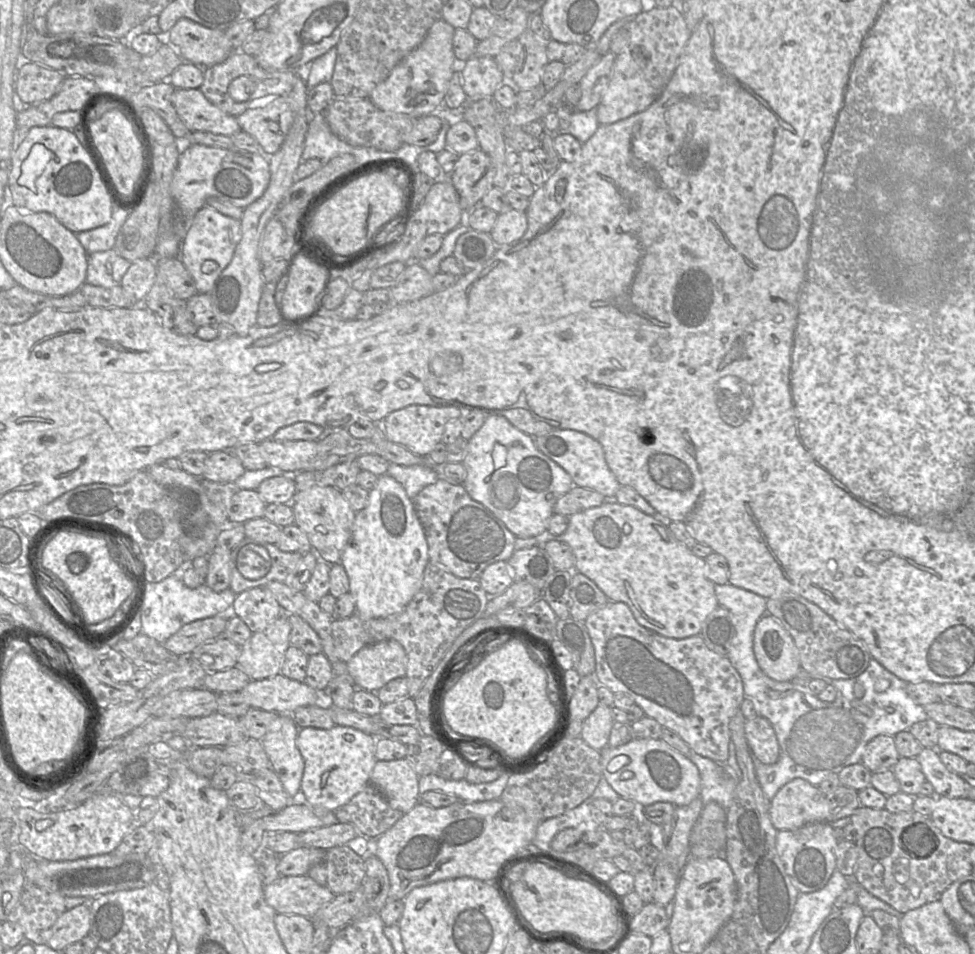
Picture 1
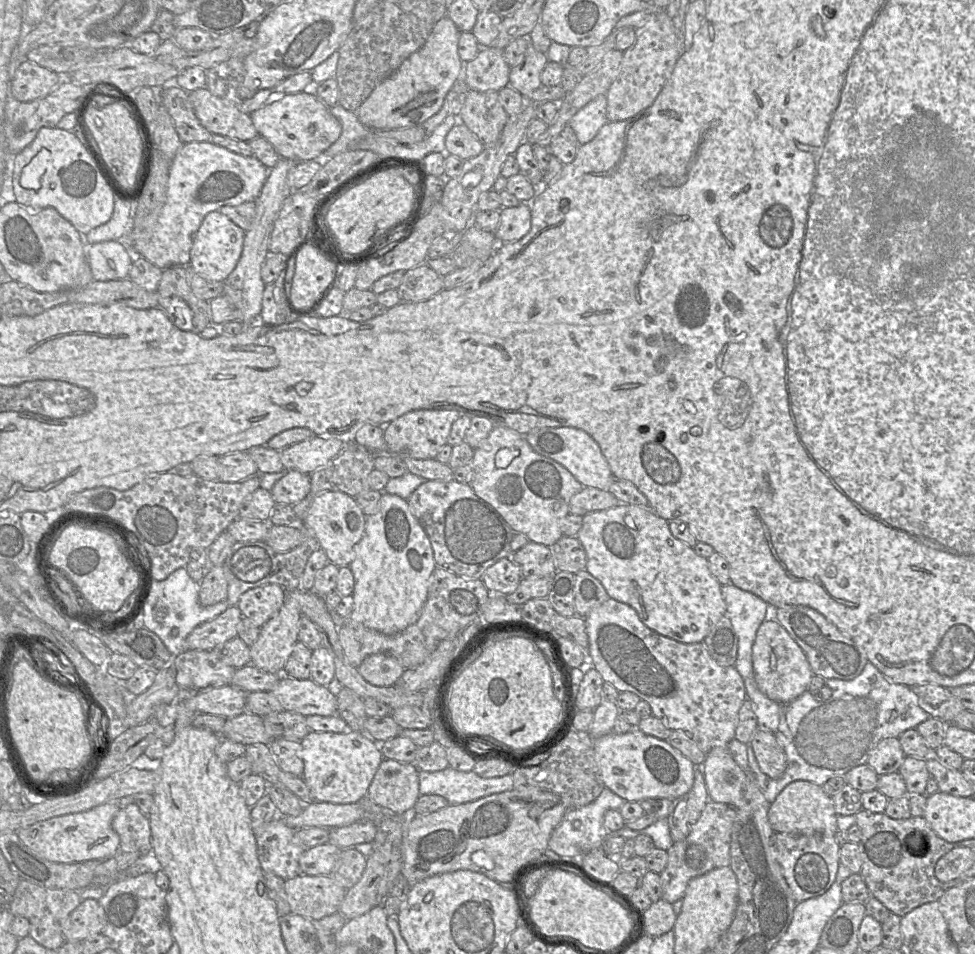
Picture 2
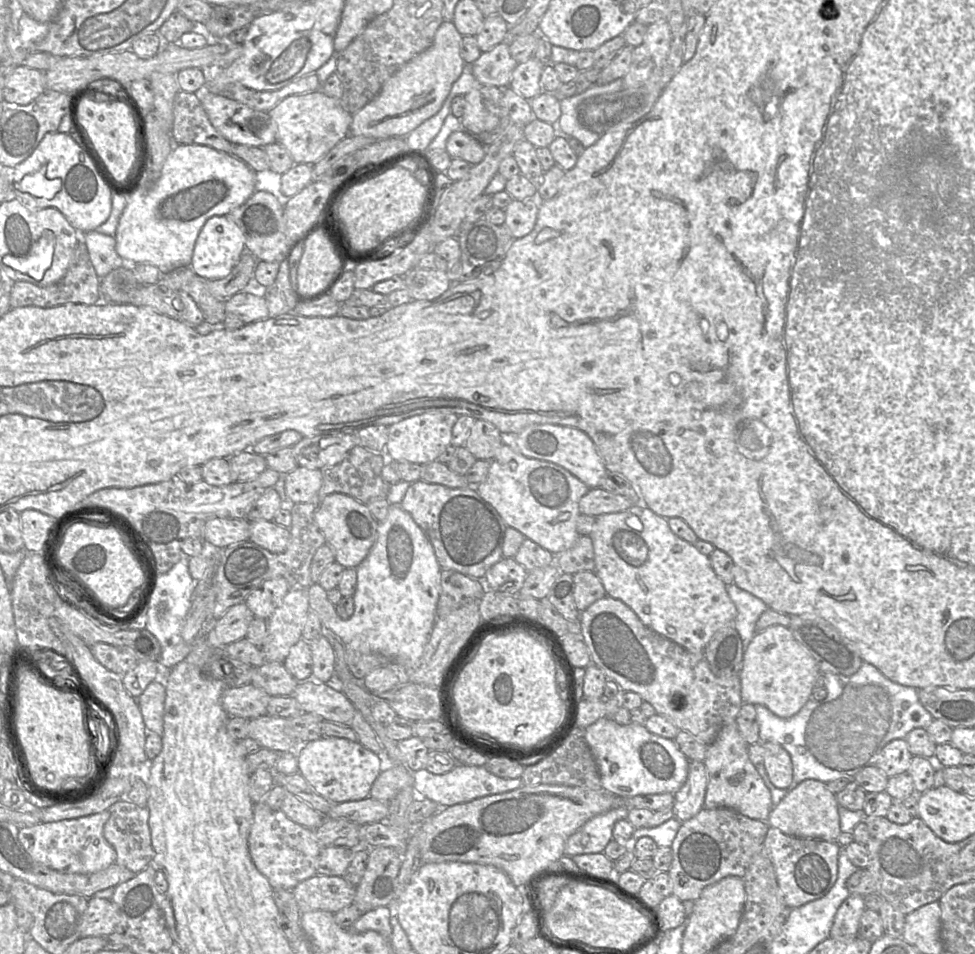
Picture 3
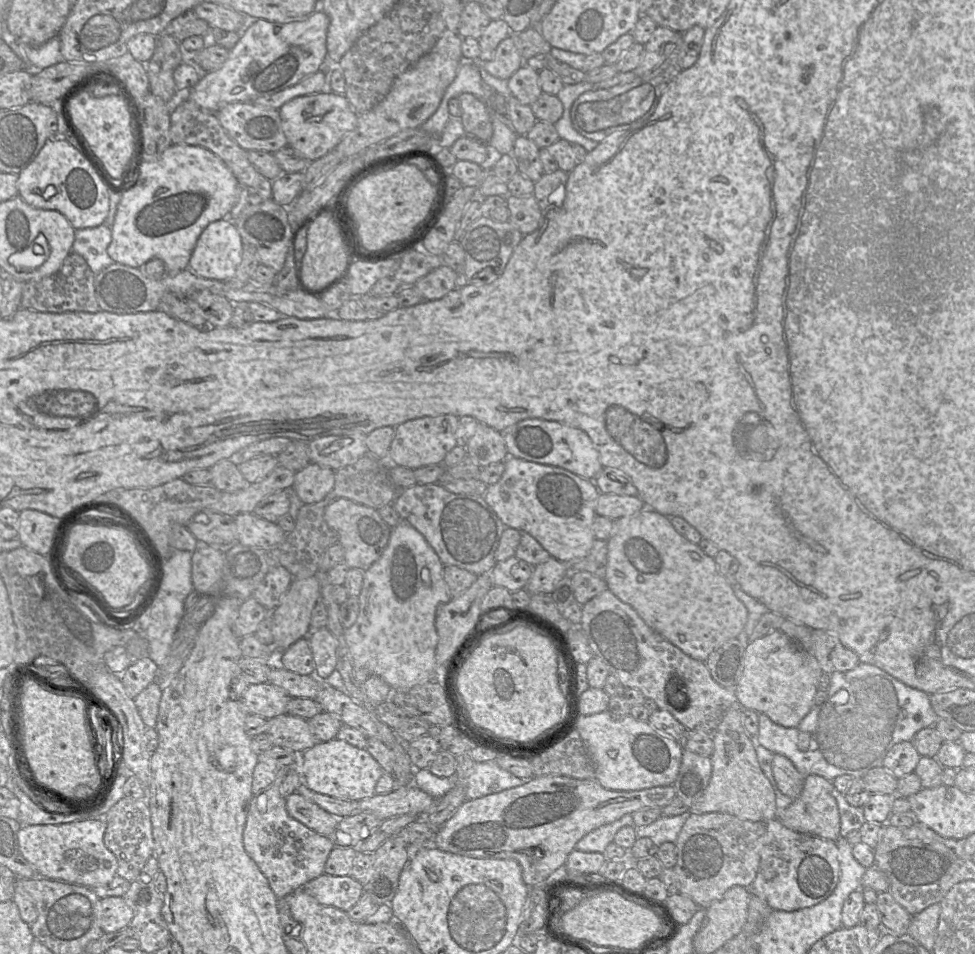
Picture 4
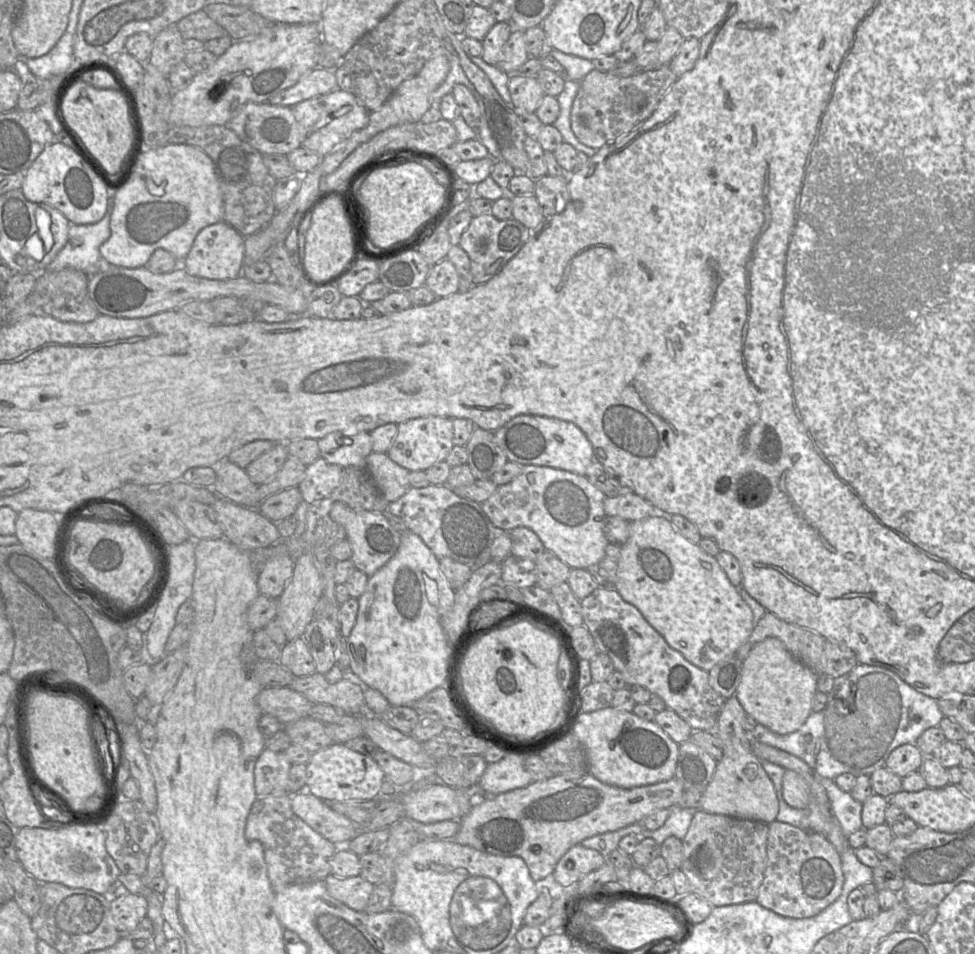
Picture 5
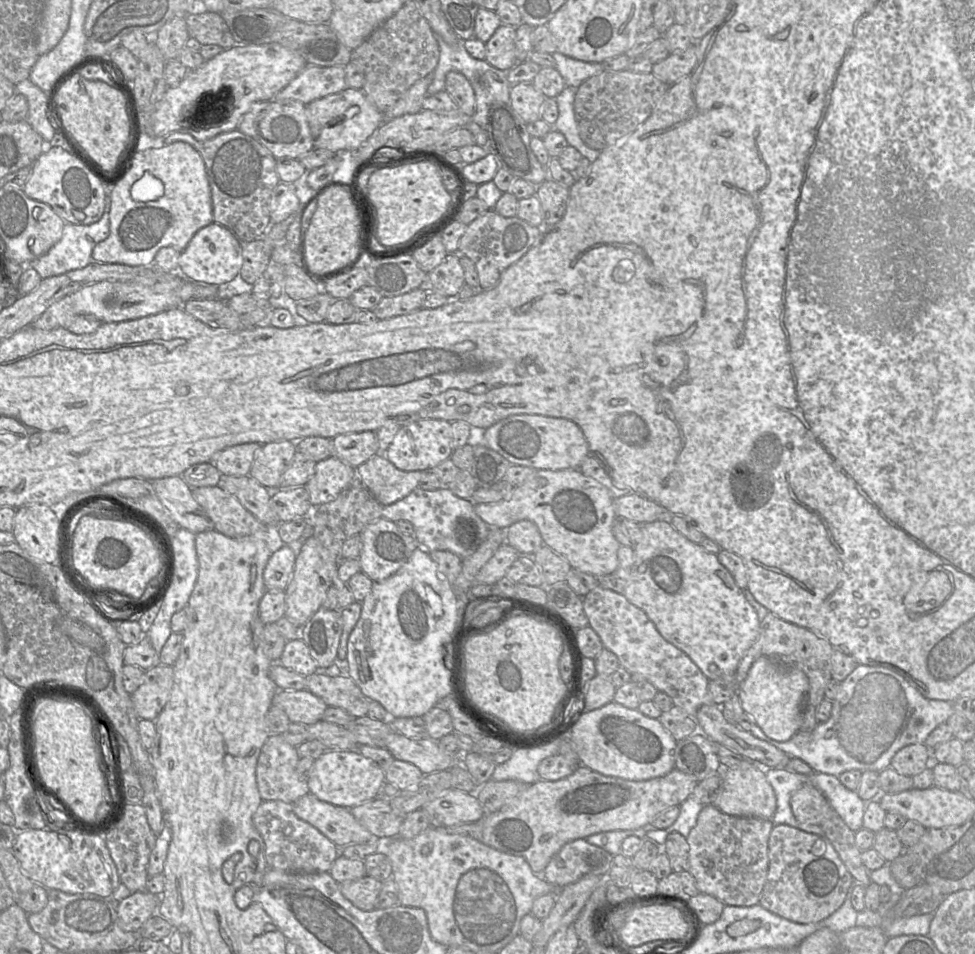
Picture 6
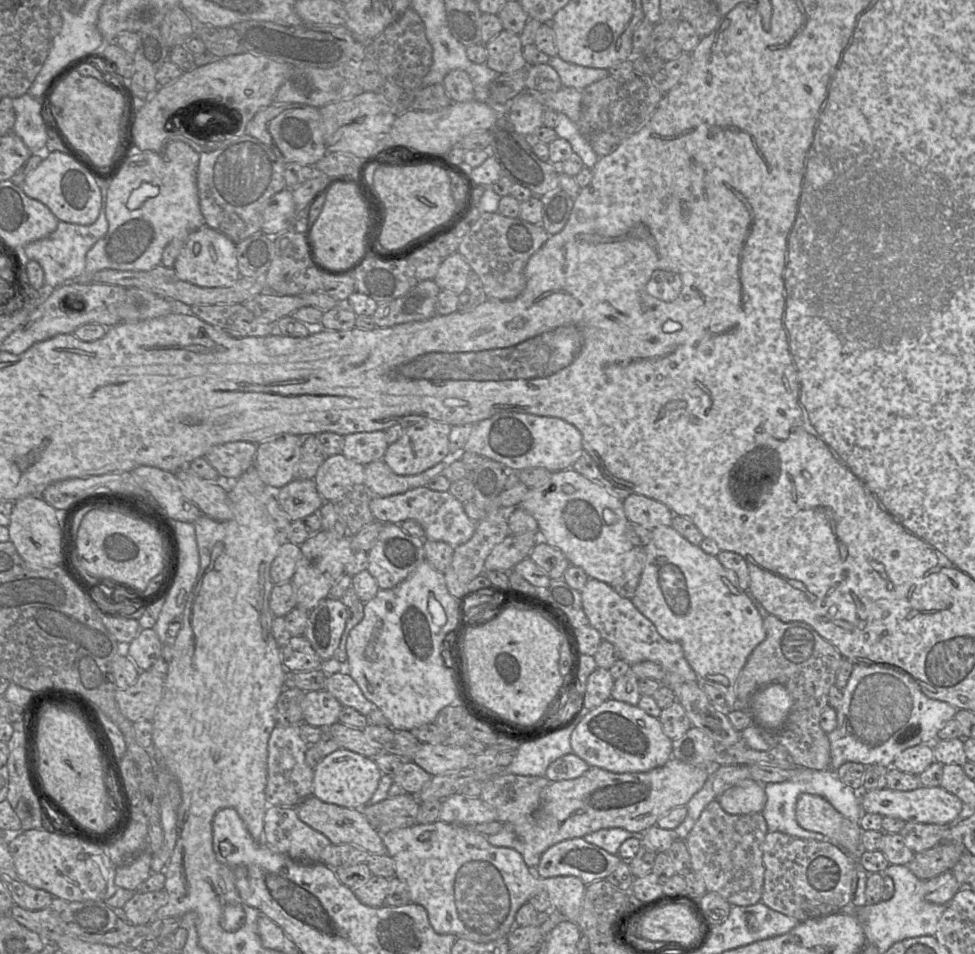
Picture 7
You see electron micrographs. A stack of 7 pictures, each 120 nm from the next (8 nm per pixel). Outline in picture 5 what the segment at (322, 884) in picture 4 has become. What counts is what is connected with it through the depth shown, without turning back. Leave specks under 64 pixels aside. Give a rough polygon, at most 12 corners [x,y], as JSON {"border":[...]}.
{"border":[[360,875],[324,879],[333,898],[364,911],[374,884]]}

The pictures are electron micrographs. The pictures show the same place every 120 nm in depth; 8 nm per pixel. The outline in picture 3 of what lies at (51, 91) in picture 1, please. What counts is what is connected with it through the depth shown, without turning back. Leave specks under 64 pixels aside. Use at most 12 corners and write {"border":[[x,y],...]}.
{"border":[[17,66],[7,77],[7,106],[25,106],[46,89],[45,72]]}

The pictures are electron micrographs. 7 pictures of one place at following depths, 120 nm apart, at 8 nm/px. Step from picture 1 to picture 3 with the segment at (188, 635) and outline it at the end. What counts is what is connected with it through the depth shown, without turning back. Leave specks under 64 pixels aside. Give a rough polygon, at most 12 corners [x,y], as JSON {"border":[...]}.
{"border":[[244,602],[212,621],[215,649],[246,637],[254,615]]}

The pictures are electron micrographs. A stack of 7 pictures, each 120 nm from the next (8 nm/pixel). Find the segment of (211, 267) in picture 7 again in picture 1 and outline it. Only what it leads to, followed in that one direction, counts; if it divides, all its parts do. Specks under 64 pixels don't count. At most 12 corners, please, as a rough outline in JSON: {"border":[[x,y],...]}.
{"border":[[208,205],[195,214],[179,258],[199,294],[231,262],[240,220]]}

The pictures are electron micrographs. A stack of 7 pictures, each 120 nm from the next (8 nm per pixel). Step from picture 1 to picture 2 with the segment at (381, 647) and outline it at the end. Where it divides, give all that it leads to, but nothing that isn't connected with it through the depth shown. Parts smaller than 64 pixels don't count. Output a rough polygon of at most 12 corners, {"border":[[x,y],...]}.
{"border":[[371,654],[357,668],[374,686],[394,685],[405,668],[390,654]]}

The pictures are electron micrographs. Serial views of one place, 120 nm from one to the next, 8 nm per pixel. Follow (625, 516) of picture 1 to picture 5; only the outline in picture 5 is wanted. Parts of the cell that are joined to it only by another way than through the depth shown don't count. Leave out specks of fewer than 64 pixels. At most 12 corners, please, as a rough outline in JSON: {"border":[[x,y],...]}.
{"border":[[660,513],[630,522],[615,589],[706,671],[751,608]]}

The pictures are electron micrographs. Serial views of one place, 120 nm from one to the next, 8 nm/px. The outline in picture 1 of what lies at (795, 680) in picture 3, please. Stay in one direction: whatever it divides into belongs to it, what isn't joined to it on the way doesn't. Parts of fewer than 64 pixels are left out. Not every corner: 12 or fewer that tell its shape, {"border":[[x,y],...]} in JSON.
{"border":[[769,614],[756,624],[760,669],[789,682],[801,669],[792,637]]}

